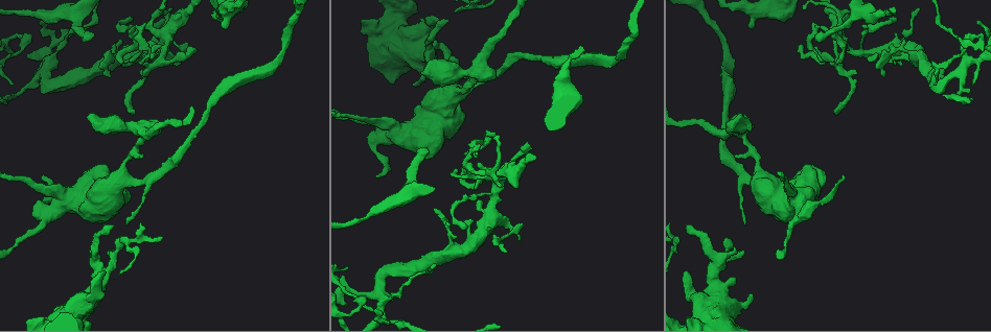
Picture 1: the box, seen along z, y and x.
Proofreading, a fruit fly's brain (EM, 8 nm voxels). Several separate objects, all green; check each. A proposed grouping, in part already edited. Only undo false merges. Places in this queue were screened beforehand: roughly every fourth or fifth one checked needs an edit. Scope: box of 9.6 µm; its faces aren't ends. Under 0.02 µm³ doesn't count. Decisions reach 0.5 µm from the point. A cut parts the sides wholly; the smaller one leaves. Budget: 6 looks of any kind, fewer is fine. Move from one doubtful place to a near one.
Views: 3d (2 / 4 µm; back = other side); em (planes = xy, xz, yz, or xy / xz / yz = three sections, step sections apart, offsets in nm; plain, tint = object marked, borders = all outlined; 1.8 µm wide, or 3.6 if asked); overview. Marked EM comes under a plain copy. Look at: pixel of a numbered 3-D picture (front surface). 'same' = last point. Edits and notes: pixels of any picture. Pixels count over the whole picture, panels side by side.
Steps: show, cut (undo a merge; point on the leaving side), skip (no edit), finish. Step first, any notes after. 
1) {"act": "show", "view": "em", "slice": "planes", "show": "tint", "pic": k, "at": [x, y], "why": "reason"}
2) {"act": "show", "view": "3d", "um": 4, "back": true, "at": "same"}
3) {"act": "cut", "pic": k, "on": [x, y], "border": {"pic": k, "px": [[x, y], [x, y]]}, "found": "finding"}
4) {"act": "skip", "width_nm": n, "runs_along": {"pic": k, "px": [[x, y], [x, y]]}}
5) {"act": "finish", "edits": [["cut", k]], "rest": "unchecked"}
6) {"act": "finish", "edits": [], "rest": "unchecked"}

{"act": "show", "view": "em", "um": 3.6, "slice": "xy", "step": 8, "show": "tint", "pic": 1, "at": [120, 172], "why": "thin neck"}

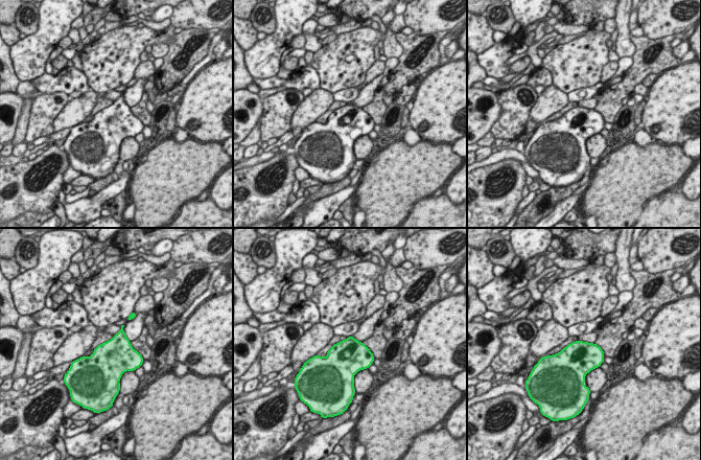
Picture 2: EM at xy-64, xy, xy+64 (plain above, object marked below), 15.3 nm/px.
{"act": "skip", "width_nm": 420, "found": "one neuron here"}

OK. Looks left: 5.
{"act": "show", "view": "em", "slice": "yz", "step": 16, "show": "borders", "pic": 1, "at": [848, 50]}

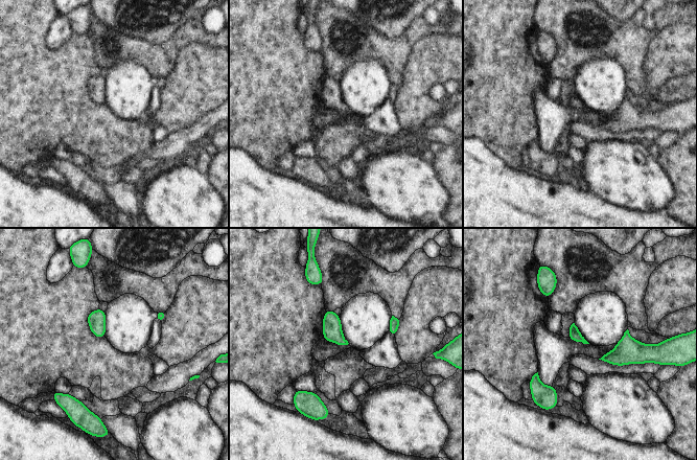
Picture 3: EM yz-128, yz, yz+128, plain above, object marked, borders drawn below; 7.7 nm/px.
{"act": "skip", "width_nm": 30, "found": "one neuron here"}

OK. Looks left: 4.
{"act": "show", "view": "3d", "um": 4, "pic": 1, "at": [984, 55], "why": "thick turns thin"}

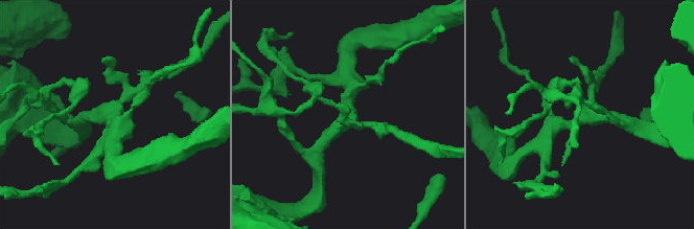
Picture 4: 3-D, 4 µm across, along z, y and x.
{"act": "show", "view": "em", "slice": "yz", "step": 4, "show": "tint", "pic": 4, "at": [352, 112], "why": "need the tissue"}

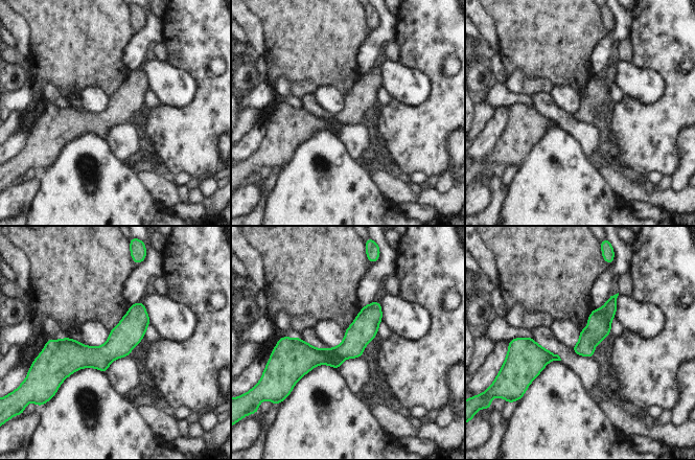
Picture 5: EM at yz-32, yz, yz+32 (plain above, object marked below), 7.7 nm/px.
{"act": "show", "view": "em", "slice": "planes", "show": "tint", "at": "same"}

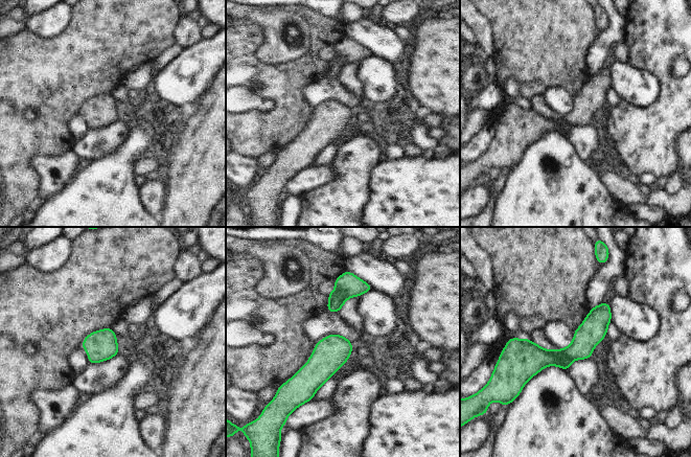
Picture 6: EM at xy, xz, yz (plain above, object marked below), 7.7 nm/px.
{"act": "skip", "found": "continuous, no second neuron"}

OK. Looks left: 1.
{"act": "finish", "edits": [], "rest": "unchecked"}

